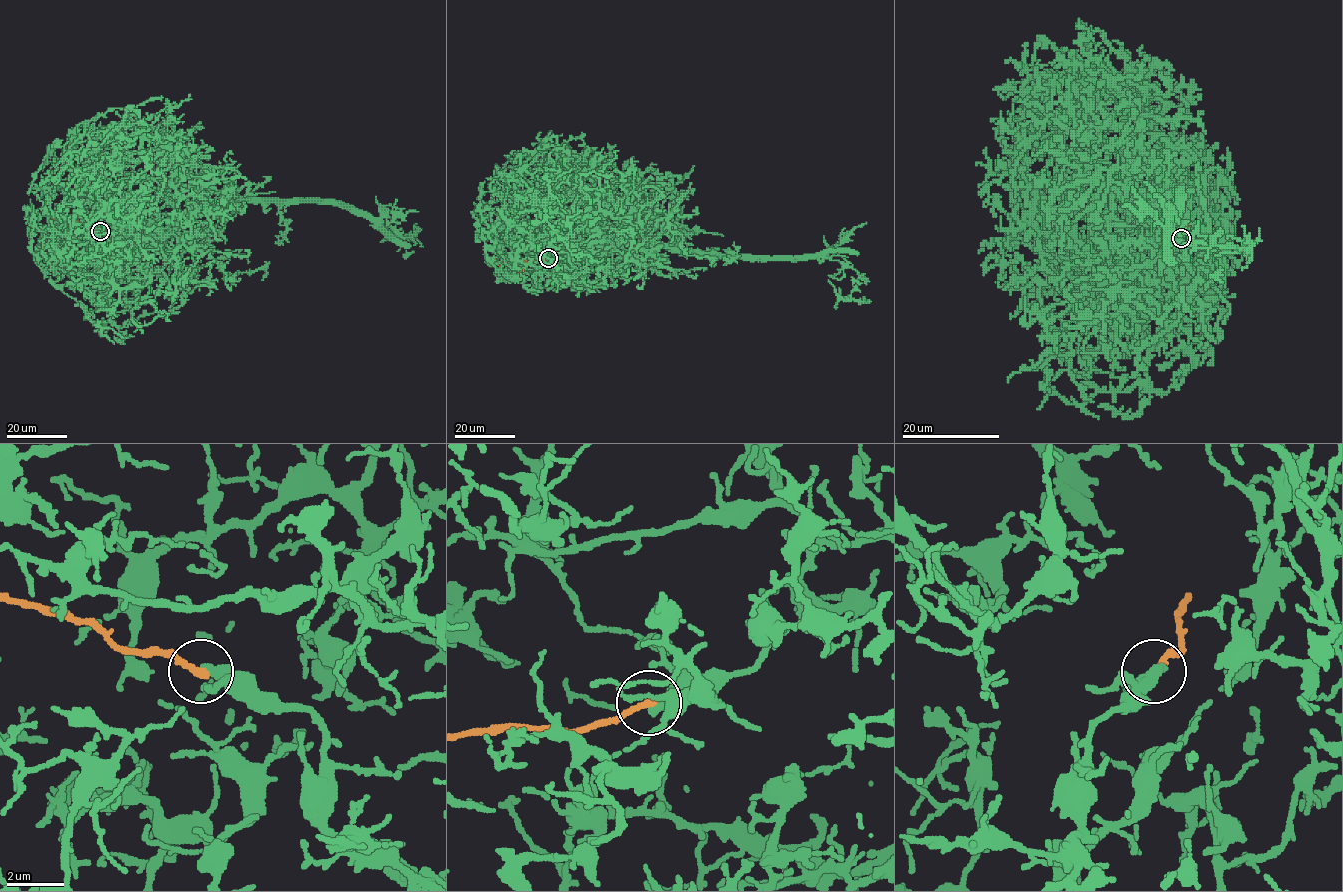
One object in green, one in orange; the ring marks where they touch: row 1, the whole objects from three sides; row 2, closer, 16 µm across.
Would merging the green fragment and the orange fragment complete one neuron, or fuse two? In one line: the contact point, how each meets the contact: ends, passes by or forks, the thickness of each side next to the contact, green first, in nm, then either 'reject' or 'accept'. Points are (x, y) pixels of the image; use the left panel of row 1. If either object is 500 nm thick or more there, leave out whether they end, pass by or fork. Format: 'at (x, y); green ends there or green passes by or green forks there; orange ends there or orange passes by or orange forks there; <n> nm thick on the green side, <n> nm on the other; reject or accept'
at (100, 231); green ends there; orange ends there; 420 nm thick on the green side, 260 nm on the other; reject

